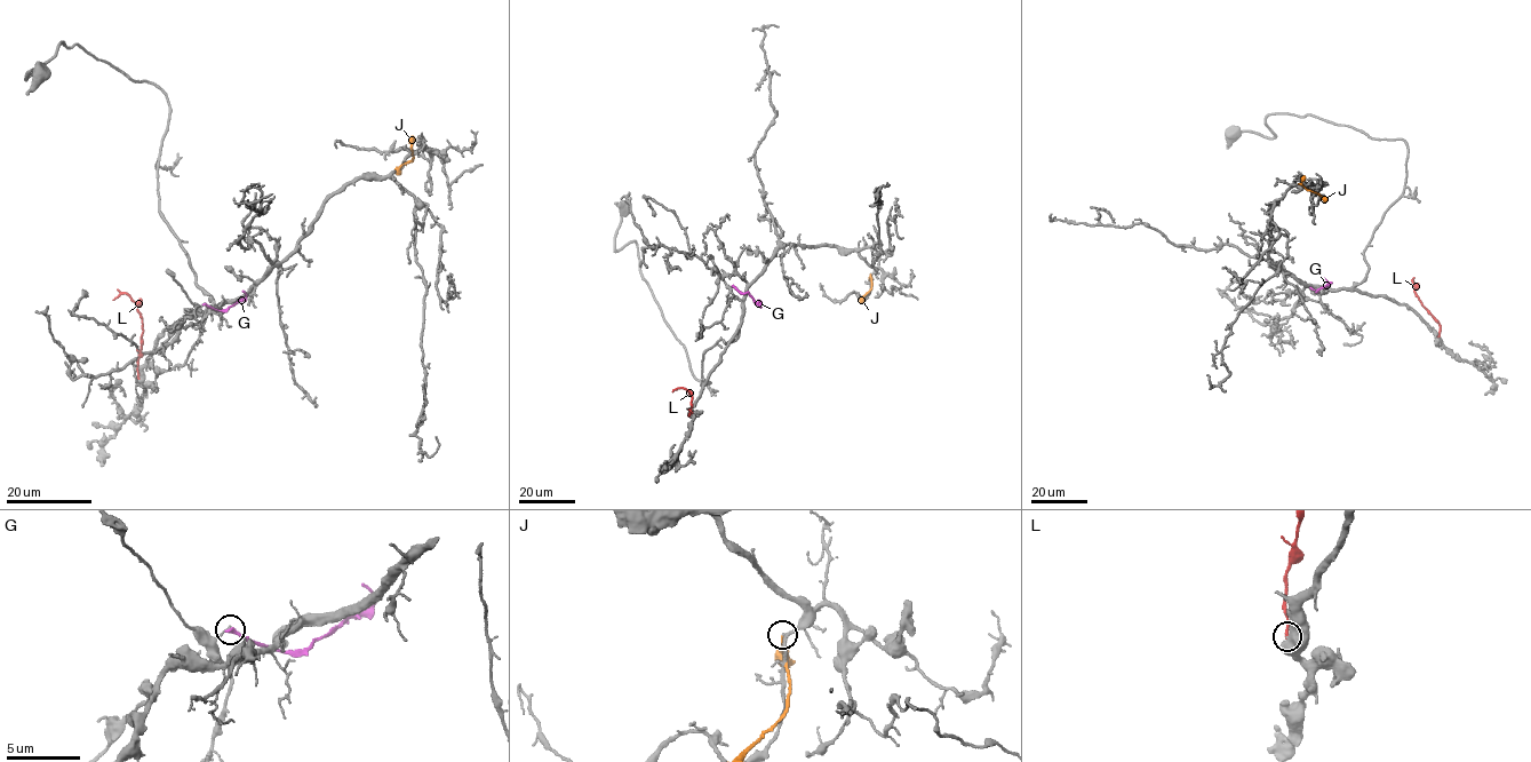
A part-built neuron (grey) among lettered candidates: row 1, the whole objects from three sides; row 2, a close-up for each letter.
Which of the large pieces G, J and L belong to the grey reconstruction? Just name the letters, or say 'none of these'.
L

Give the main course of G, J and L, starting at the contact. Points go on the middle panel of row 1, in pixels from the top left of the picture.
G: (733, 286), (748, 292), (759, 304), (758, 300)
J: (870, 274), (871, 288), (860, 302)
L: (690, 413), (692, 394), (680, 387), (672, 391)

